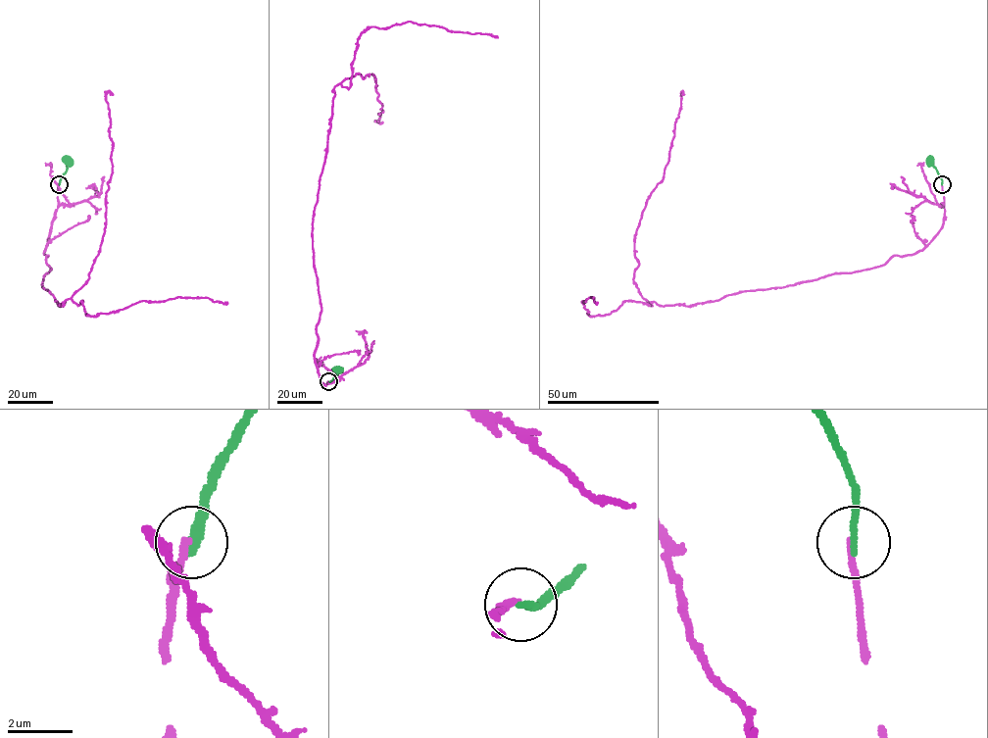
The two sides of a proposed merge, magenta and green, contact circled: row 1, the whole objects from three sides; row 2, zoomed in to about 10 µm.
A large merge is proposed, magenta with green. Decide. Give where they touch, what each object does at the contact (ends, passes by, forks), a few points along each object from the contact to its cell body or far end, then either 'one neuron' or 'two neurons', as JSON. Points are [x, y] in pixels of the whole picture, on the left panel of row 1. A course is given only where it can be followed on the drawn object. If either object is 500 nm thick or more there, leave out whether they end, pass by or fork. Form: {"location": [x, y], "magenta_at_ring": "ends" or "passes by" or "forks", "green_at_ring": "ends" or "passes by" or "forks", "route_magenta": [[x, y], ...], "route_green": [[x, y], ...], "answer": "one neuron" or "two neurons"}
{"location": [59, 184], "magenta_at_ring": "ends", "green_at_ring": "ends", "route_magenta": [[59, 184], [42, 286], [60, 306], [98, 254], [112, 166], [106, 94], [113, 95]], "route_green": [[59, 184], [68, 159]], "answer": "two neurons"}

